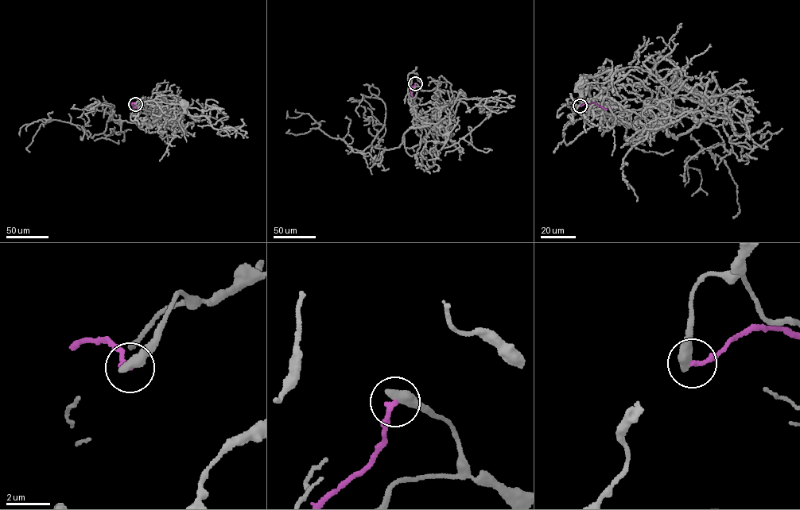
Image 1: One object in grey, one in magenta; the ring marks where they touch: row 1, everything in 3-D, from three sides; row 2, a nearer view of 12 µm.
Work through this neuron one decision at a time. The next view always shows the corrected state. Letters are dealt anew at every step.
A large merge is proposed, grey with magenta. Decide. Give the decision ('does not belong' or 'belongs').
does not belong

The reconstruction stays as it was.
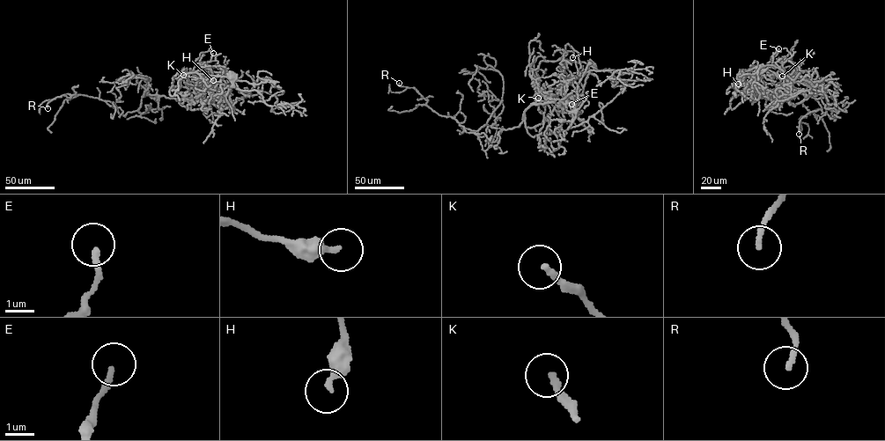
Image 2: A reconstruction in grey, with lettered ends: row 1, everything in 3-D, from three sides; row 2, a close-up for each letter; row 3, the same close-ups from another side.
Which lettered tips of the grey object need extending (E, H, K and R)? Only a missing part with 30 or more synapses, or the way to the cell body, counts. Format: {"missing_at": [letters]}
{"missing_at": []}

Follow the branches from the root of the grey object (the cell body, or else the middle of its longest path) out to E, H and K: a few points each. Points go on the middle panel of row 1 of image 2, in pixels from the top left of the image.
E: (592, 63), (589, 62), (583, 73), (589, 71), (582, 92), (576, 97), (569, 95), (571, 104)
H: (592, 63), (572, 91), (561, 99), (546, 99), (533, 70), (565, 50), (572, 57)
K: (592, 63), (589, 62), (576, 89), (564, 98), (549, 99), (536, 93), (535, 99), (540, 100), (538, 98)

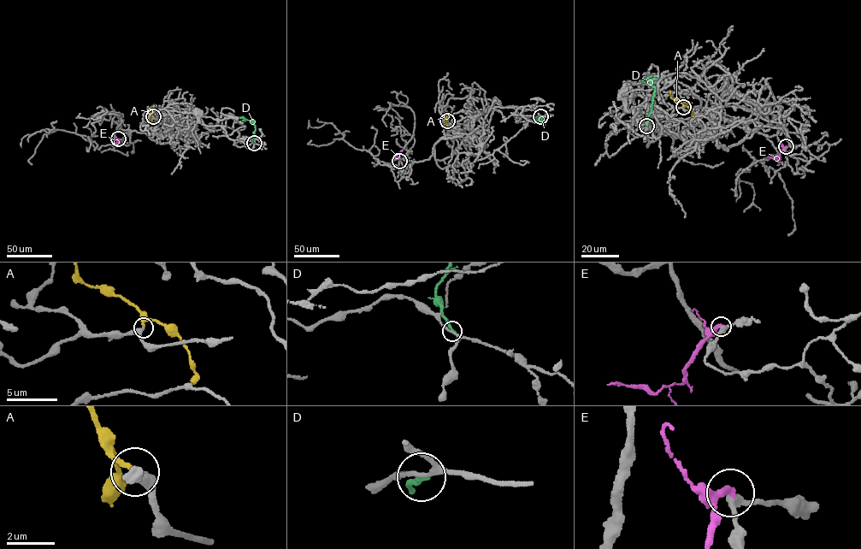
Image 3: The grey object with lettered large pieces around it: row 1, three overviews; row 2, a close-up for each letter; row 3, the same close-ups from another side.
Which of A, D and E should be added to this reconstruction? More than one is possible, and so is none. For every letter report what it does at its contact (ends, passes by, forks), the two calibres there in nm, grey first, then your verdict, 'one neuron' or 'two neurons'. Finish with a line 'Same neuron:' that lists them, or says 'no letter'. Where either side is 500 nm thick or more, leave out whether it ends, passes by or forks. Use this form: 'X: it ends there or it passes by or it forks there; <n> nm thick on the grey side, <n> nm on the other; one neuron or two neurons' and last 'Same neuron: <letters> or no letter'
A: it ends there; 200 nm thick on the grey side, 180 nm on the other; one neuron
D: it ends there; 150 nm thick on the grey side, 200 nm on the other; two neurons
E: it ends there; 320 nm thick on the grey side, 320 nm on the other; two neurons
Same neuron: A

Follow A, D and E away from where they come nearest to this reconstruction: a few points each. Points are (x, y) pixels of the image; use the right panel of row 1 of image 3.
A: (683, 107), (672, 98), (669, 91)
D: (646, 126), (655, 87), (652, 79), (643, 79)
E: (786, 146), (778, 157), (765, 157)

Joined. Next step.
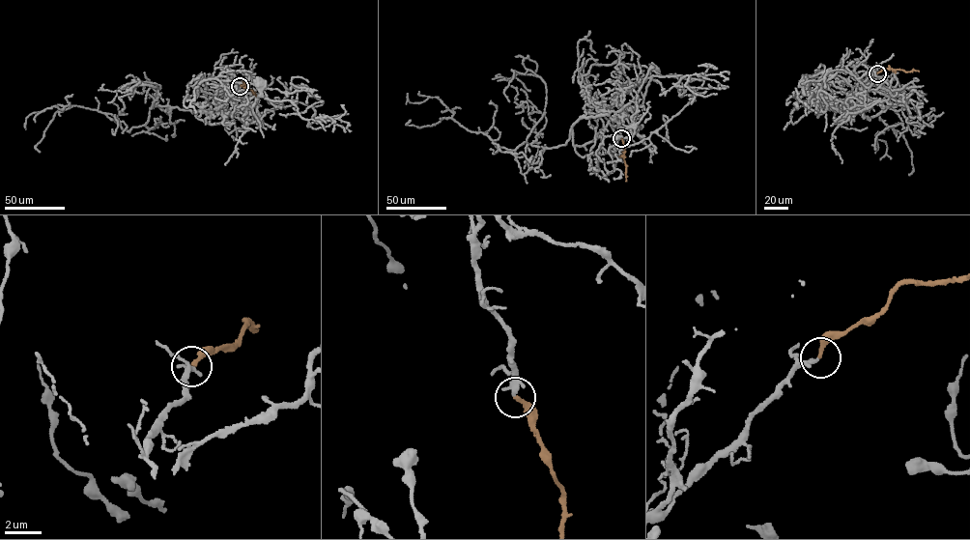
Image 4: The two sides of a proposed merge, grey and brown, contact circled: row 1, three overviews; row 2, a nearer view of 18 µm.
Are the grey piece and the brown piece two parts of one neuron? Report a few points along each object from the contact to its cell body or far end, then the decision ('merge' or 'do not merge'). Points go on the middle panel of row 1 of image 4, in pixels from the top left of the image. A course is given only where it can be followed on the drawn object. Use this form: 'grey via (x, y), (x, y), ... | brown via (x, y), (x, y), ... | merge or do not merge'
grey via (621, 138), (614, 116), (633, 99), (651, 66), (654, 68) | brown via (621, 138), (624, 145), (626, 181) | merge

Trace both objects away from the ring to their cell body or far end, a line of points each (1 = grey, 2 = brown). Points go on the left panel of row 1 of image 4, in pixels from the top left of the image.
1: (240, 86), (235, 107), (245, 115), (260, 96), (260, 83)
2: (240, 86), (243, 83), (256, 96)

